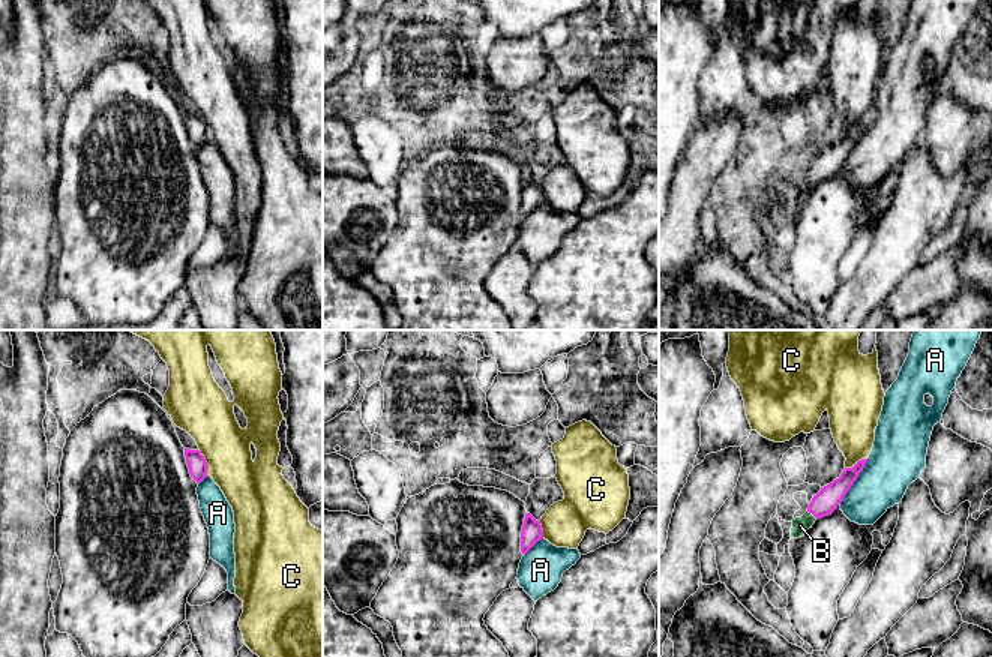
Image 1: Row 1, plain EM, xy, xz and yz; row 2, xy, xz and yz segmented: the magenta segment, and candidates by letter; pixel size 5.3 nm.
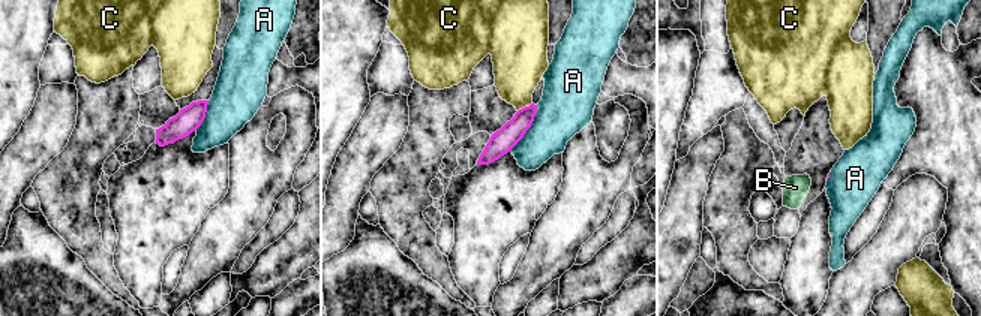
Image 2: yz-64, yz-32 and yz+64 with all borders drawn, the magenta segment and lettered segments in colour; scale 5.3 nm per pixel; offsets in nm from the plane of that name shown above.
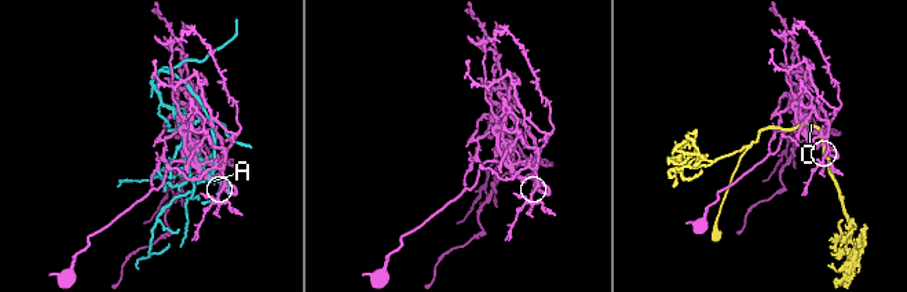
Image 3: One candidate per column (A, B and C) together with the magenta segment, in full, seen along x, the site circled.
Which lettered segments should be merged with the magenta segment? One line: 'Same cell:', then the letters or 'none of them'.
Same cell: B

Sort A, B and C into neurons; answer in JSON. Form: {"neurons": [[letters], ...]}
{"neurons": [["A"], ["B"], ["C"]]}

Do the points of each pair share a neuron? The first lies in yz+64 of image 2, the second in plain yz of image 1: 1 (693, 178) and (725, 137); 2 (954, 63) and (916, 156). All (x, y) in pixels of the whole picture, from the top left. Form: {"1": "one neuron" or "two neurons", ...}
{"1": "one neuron", "2": "two neurons"}

